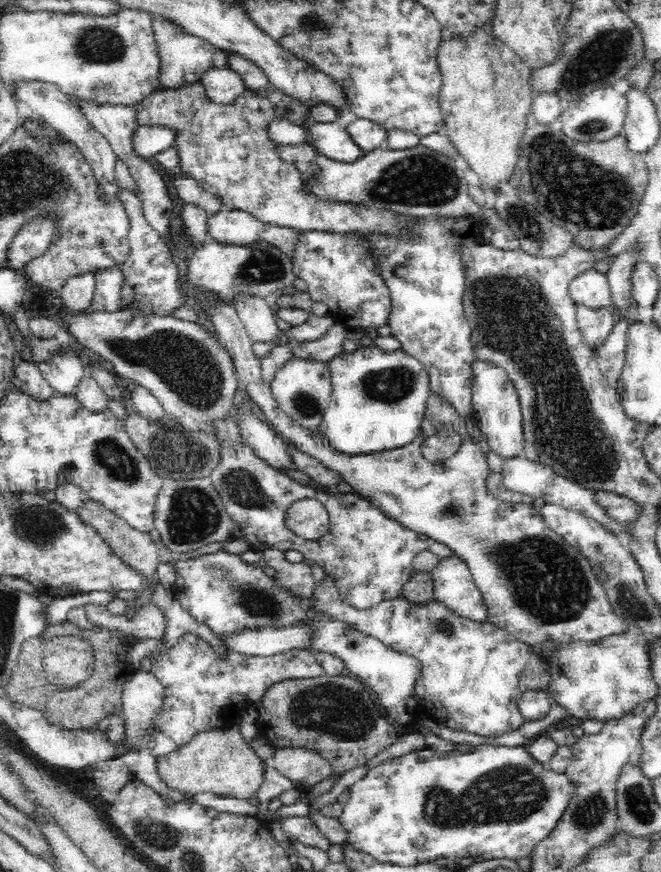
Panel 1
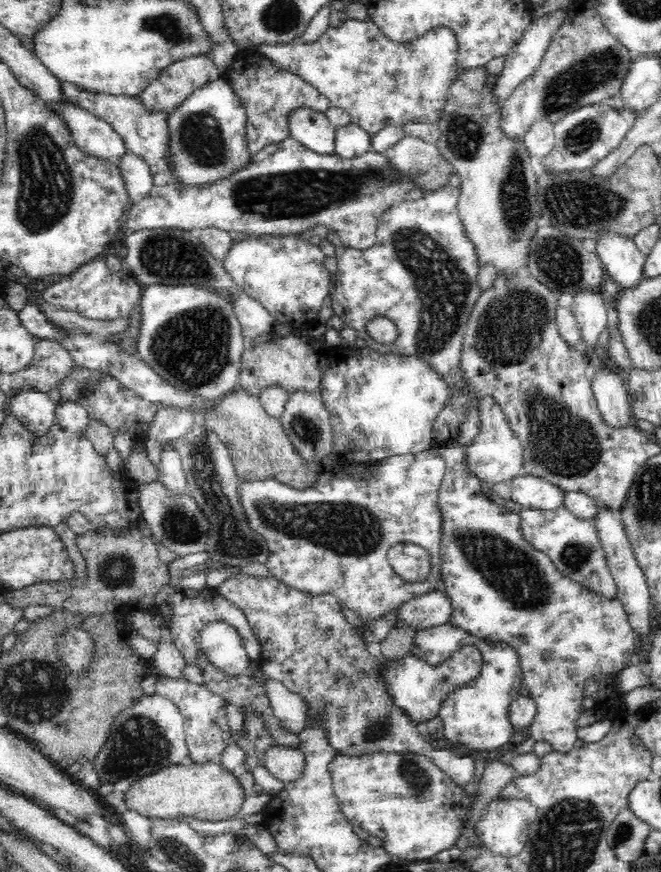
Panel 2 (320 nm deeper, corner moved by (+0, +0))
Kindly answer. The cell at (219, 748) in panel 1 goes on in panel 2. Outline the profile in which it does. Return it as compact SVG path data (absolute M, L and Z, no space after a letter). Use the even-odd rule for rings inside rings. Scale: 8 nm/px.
M204 762L200 766L168 765L165 768L158 769L157 772L150 773L146 778L137 780L125 792L123 806L154 820L176 820L190 816L196 820L216 822L217 820L232 818L242 808L242 800L244 800L244 790L242 790L238 778L234 774L226 772L220 764Z

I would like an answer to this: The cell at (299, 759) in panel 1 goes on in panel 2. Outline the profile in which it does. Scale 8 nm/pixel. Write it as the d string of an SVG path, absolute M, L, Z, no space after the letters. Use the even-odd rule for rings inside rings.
M272 745L263 754L264 767L276 779L282 782L293 781L304 772L306 757L298 748L284 745Z

